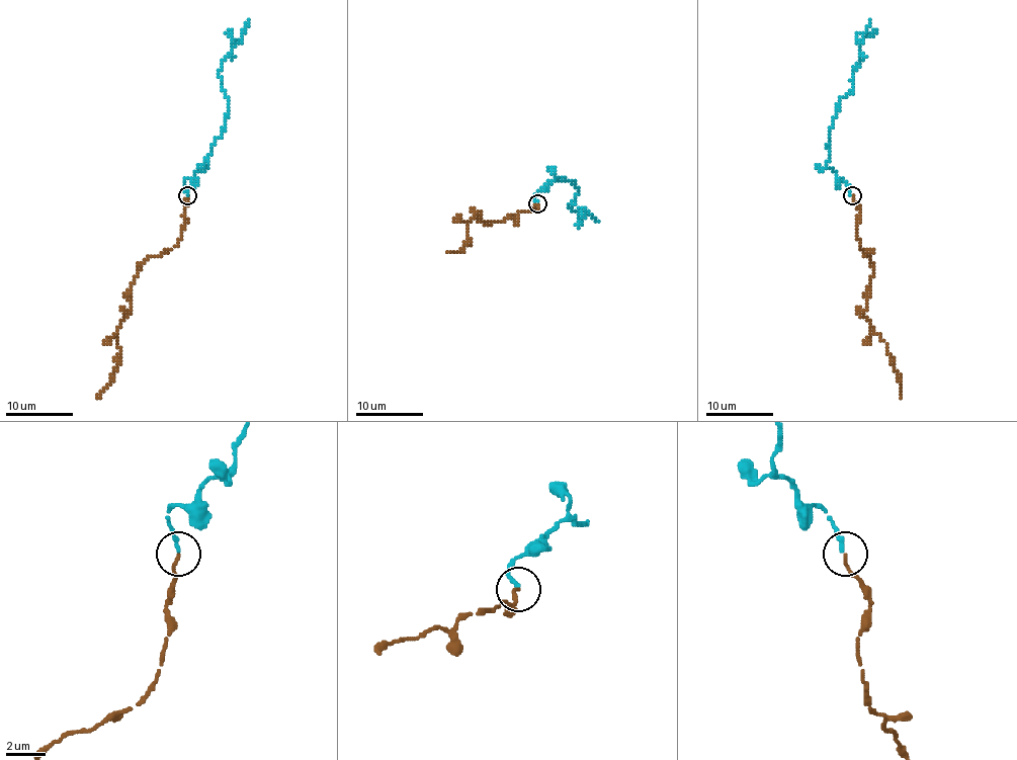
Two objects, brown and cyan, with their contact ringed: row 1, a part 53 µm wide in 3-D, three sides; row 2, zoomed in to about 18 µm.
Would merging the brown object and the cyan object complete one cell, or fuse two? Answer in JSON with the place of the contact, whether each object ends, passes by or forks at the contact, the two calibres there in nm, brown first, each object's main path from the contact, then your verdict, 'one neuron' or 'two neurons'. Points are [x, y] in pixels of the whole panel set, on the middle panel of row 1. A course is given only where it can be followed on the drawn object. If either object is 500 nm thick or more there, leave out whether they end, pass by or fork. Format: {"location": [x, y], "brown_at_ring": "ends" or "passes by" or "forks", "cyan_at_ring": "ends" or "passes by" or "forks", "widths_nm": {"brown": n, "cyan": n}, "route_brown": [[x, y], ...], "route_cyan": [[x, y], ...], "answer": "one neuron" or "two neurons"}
{"location": [537, 203], "brown_at_ring": "ends", "cyan_at_ring": "ends", "widths_nm": {"brown": 150, "cyan": 240}, "route_brown": [[537, 203], [533, 212], [533, 206], [488, 226], [480, 216], [473, 217], [468, 222], [468, 244], [447, 251]], "route_cyan": [[537, 201], [535, 193], [556, 178], [571, 180], [578, 191], [569, 205], [574, 212], [588, 212], [598, 222]], "answer": "one neuron"}

